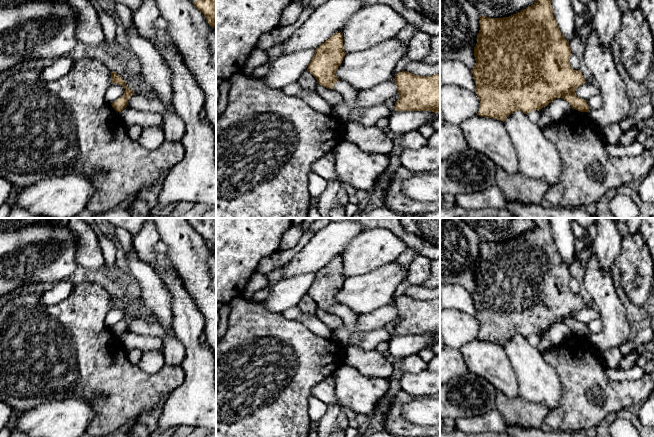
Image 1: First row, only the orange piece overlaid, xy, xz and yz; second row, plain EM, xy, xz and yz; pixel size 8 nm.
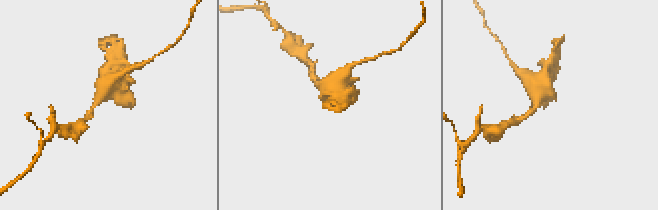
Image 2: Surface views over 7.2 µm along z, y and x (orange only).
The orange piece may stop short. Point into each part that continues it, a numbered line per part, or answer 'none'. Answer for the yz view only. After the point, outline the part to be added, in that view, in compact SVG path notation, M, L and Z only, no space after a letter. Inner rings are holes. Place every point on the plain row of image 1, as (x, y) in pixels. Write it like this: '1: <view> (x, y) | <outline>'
none

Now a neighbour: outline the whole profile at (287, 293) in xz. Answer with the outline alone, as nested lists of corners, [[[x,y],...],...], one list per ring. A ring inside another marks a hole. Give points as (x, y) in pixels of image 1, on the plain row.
[[[306,272],[287,279],[282,279],[272,287],[270,295],[262,301],[271,312],[283,312],[297,306],[315,278],[315,273]]]

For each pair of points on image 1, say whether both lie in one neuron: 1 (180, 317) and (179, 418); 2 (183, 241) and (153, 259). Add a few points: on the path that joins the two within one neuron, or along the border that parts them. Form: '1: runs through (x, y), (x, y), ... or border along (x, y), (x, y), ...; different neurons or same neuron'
1: runs through (191, 342), (194, 348), (194, 393); same neuron
2: border along (165, 252), (178, 272); different neurons

